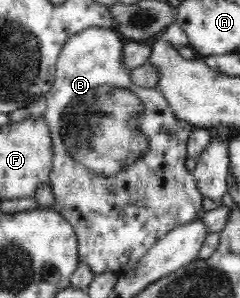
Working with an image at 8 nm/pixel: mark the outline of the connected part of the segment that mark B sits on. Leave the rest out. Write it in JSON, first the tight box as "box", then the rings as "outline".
{"box":[42,27,204,276],"outline":[[[107,27],[91,28],[89,32],[81,32],[81,36],[73,36],[69,44],[61,49],[56,62],[55,78],[52,87],[45,95],[47,100],[46,111],[42,114],[52,138],[52,171],[48,176],[48,183],[54,192],[54,203],[51,208],[61,213],[73,226],[78,240],[78,255],[80,262],[85,263],[89,270],[100,275],[103,272],[112,271],[117,276],[124,275],[129,270],[137,268],[139,260],[147,254],[147,251],[160,239],[179,227],[180,224],[191,223],[192,220],[201,219],[204,215],[203,202],[204,196],[198,189],[198,182],[191,171],[191,161],[188,156],[186,146],[188,145],[189,135],[192,134],[192,124],[177,118],[169,102],[165,101],[165,94],[159,88],[145,88],[137,86],[132,82],[130,70],[126,69],[122,63],[122,50],[125,39],[115,30]]]}

